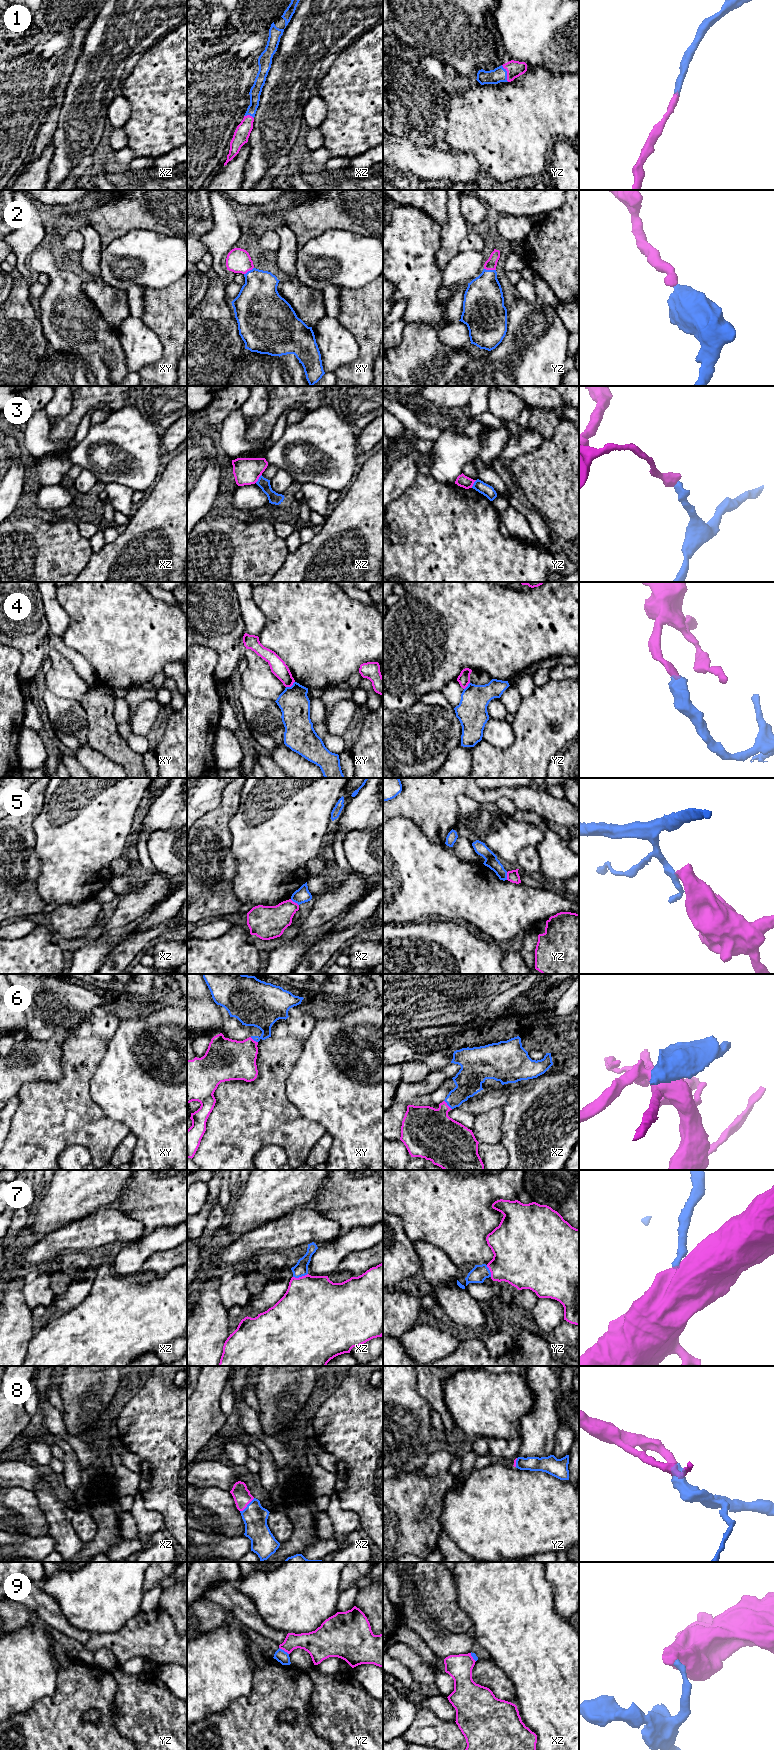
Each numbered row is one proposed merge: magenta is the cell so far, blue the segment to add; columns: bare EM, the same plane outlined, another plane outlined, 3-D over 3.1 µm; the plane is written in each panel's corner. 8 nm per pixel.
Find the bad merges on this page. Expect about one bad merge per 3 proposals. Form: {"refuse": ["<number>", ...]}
{"refuse": ["3", "4", "5", "9"]}

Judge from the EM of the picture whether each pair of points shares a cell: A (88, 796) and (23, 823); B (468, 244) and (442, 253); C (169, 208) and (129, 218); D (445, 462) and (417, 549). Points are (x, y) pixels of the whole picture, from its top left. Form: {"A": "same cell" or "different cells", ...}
{"A": "different cells", "B": "different cells", "C": "same cell", "D": "different cells"}

